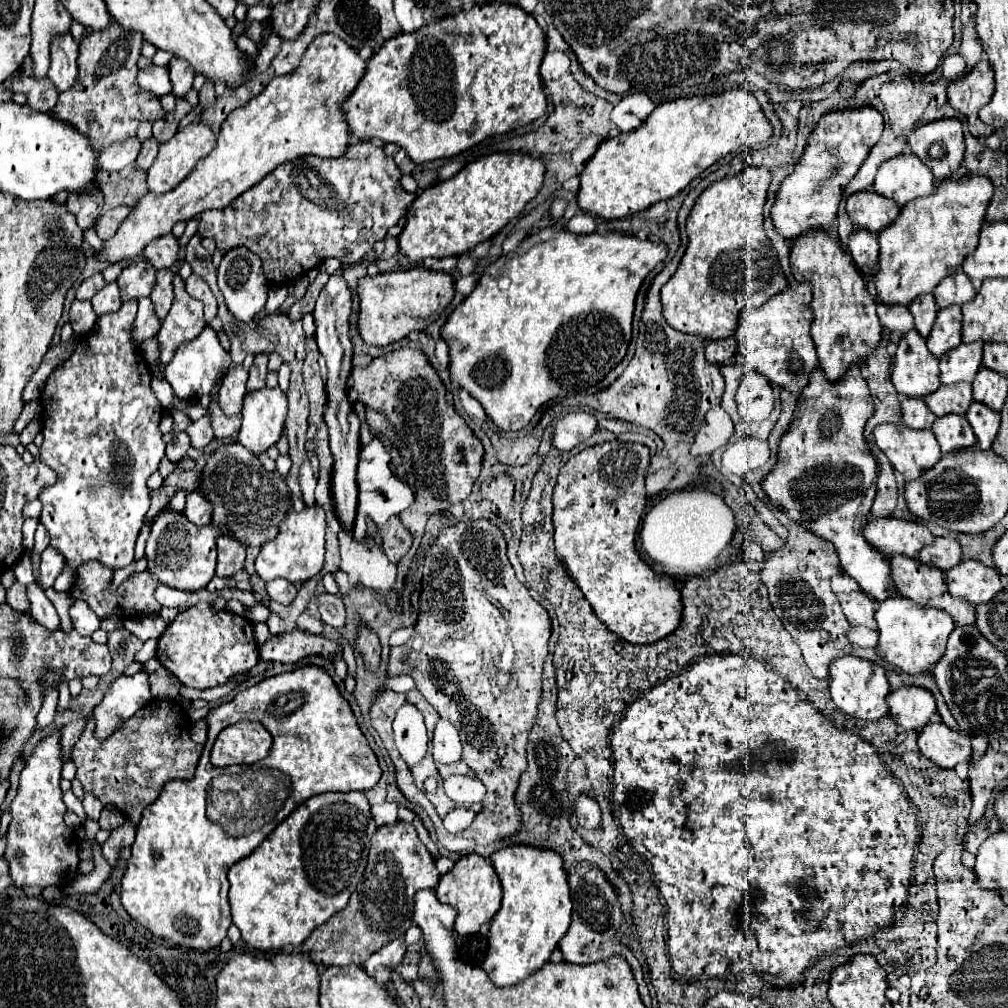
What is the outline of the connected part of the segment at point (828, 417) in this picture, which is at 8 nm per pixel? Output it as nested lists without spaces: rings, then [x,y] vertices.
[[[859,365],[849,369],[843,381],[827,383],[819,367],[801,391],[793,421],[781,437],[775,469],[761,481],[765,495],[789,519],[813,531],[837,549],[841,567],[877,601],[883,601],[891,585],[891,569],[885,555],[863,539],[871,503],[875,499],[877,461],[863,439],[863,427],[873,415],[867,381]]]

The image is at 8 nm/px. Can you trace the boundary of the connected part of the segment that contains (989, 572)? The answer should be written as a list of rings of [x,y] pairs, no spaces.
[[[961,561],[945,571],[945,581],[953,597],[961,597],[973,605],[987,603],[1003,589],[1001,575],[995,567],[985,567],[979,561]]]

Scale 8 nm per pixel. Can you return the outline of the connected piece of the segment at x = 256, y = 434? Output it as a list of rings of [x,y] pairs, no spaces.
[[[263,387],[245,395],[243,425],[237,443],[251,453],[265,453],[283,433],[287,419],[287,397],[281,387]]]

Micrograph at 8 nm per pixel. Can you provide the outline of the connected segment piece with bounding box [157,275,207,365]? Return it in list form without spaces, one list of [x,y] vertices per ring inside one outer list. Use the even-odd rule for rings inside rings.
[[[175,275],[175,299],[171,311],[163,319],[161,331],[157,333],[161,363],[167,365],[173,359],[177,347],[183,341],[195,339],[205,325],[207,321],[203,317],[203,305],[187,295],[185,283],[179,275]]]

